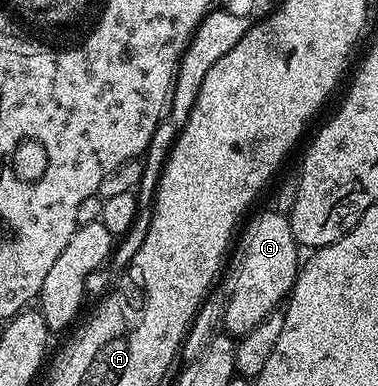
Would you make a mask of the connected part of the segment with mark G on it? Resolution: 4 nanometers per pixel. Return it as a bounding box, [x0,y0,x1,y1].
[223,209,302,337]

